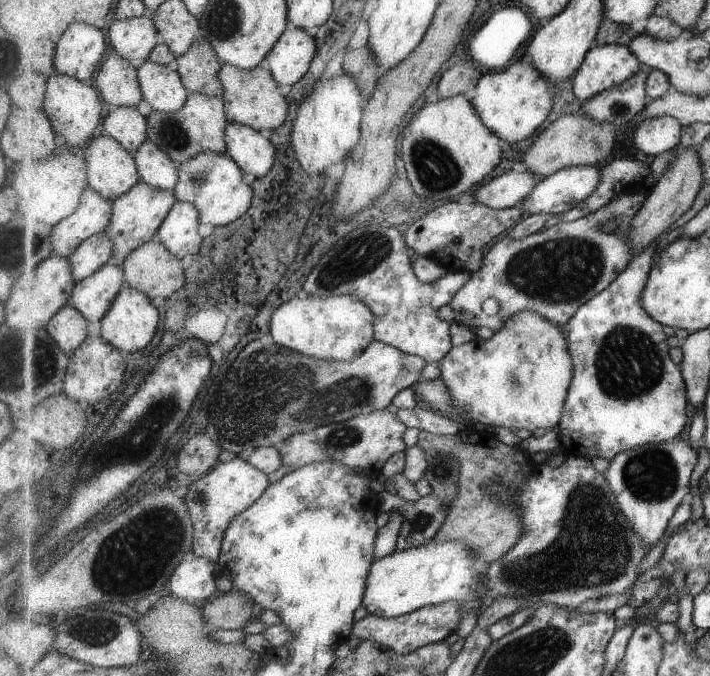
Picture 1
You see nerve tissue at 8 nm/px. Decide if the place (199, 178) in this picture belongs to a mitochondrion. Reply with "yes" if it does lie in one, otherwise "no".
yes

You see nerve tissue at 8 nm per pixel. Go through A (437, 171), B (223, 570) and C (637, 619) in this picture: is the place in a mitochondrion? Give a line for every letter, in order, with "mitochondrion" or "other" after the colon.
A: mitochondrion
B: other
C: other

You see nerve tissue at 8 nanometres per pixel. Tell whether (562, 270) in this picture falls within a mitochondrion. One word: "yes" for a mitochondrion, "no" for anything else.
yes

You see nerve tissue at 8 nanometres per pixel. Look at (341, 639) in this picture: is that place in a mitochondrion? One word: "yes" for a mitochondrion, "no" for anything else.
no

